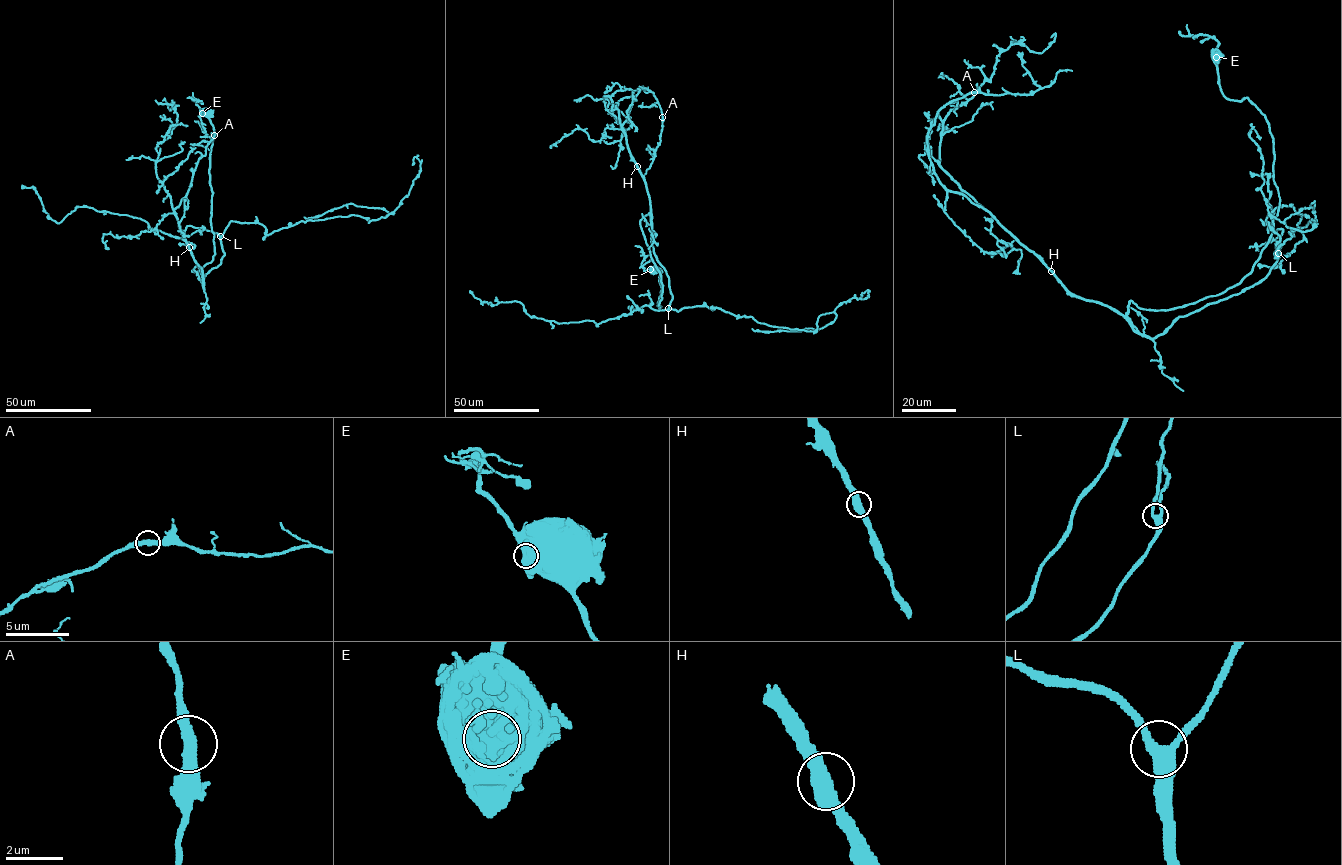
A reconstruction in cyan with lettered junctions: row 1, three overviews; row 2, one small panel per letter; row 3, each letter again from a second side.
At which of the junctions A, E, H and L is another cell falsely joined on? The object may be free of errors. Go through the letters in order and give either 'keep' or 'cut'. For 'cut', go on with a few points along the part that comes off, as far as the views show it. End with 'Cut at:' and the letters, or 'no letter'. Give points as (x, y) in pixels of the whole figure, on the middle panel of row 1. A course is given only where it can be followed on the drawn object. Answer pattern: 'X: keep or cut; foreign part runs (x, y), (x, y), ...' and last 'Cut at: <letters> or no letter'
A: keep
E: cut; foreign part runs (650, 269), (645, 271), (641, 265), (644, 255), (641, 248), (635, 246)
H: keep
L: keep
Cut at: E

